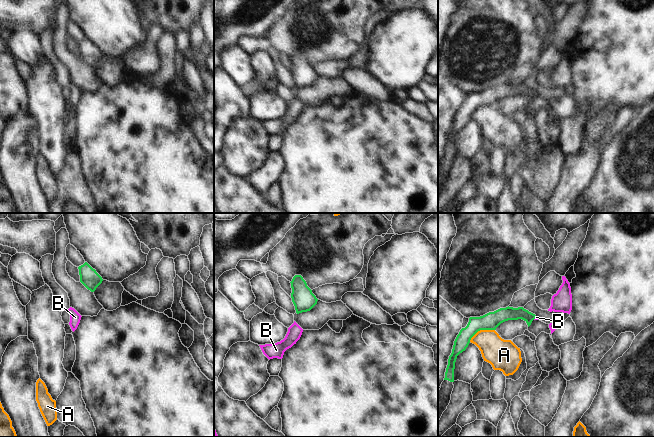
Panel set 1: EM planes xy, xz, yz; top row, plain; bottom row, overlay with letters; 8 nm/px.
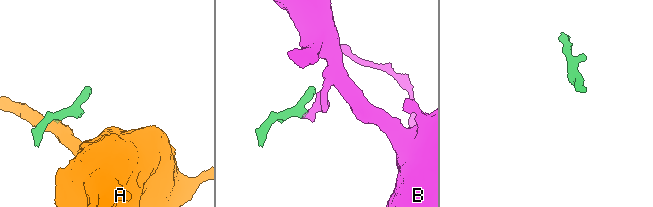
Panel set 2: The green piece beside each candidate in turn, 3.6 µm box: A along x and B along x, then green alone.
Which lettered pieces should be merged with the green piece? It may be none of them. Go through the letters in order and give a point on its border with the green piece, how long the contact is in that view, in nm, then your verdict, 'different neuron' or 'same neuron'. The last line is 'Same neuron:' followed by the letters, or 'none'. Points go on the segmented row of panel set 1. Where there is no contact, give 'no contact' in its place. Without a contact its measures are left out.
A: contact yz (481, 329); length 220 nm; different neuron
B: contact yz (534, 318); length 40 nm; same neuron
Same neuron: B

